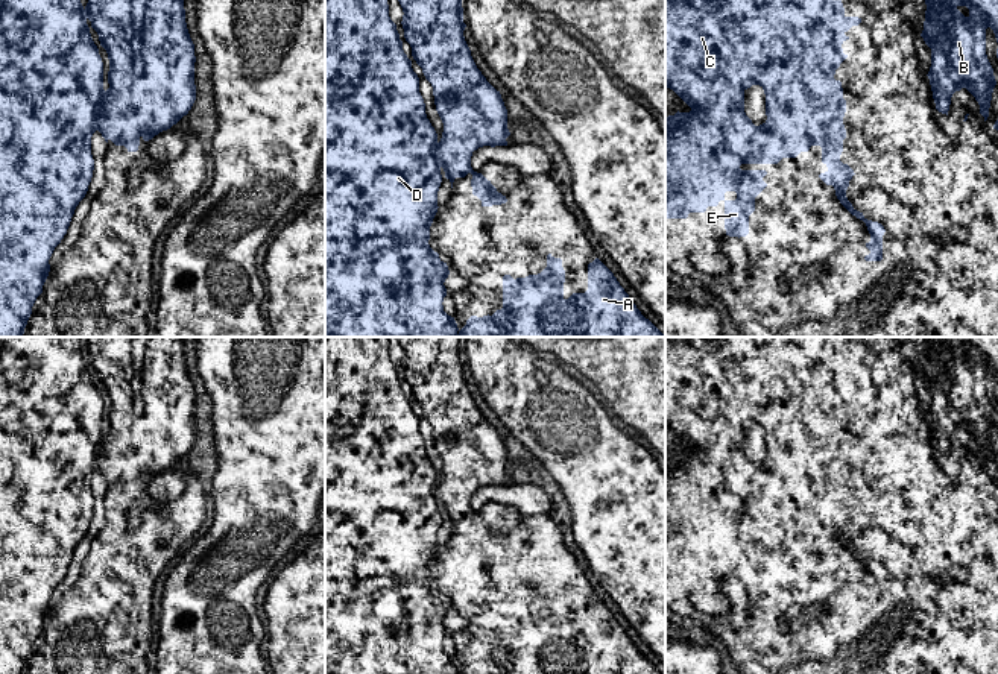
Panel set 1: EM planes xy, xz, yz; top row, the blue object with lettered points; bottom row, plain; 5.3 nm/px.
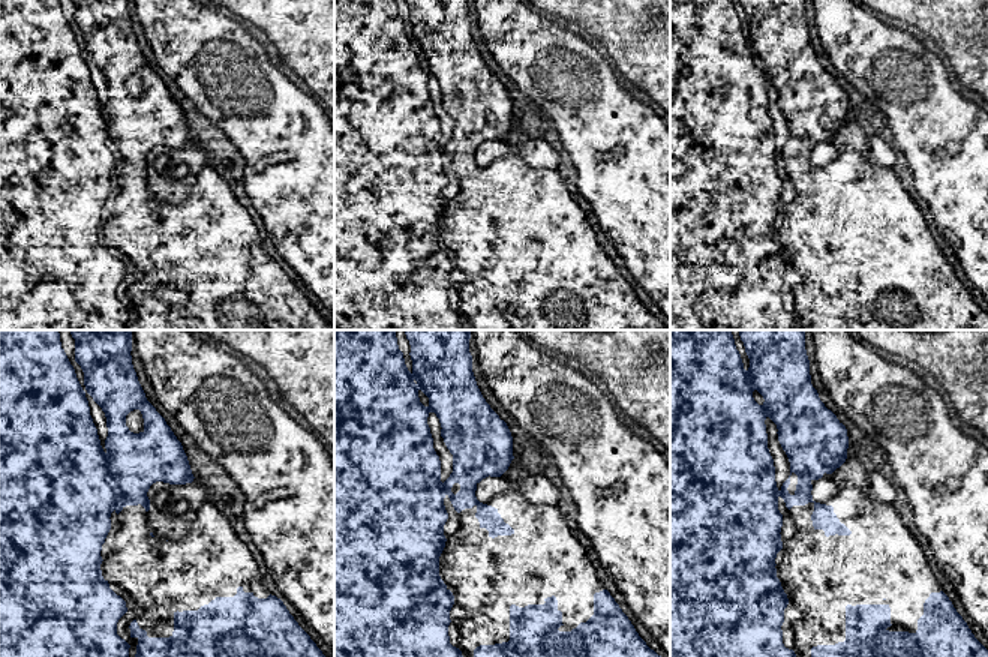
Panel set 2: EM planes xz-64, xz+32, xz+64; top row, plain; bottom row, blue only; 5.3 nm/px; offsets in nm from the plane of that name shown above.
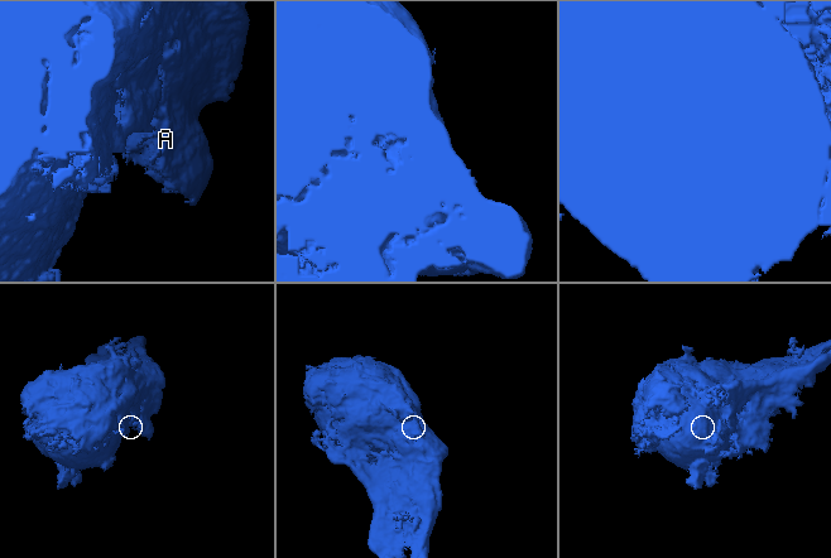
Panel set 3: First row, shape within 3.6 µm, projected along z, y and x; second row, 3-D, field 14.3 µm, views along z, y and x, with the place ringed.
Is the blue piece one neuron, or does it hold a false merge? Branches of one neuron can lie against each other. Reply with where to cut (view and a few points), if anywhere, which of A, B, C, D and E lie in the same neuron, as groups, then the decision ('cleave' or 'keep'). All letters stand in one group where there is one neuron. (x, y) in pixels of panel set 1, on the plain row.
no cut; A B C D E; keep

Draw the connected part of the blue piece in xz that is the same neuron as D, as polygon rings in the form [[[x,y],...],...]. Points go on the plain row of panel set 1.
[[[325,337],[325,674],[662,674],[649,659],[646,659],[629,635],[620,625],[614,613],[595,598],[588,604],[588,630],[585,633],[573,633],[564,638],[565,610],[562,600],[547,595],[547,607],[538,615],[513,619],[510,615],[503,616],[503,648],[492,656],[471,656],[466,665],[459,669],[454,657],[444,651],[444,638],[447,628],[444,625],[450,615],[447,603],[439,598],[430,584],[430,566],[437,553],[437,531],[445,516],[451,522],[456,518],[472,515],[472,534],[482,540],[482,546],[506,543],[507,539],[488,521],[482,513],[471,507],[472,492],[483,486],[507,486],[506,478],[510,475],[507,469],[507,449],[497,431],[477,408],[471,390],[465,381],[463,348],[460,337],[398,337],[403,348],[404,378],[412,387],[412,396],[422,408],[425,419],[433,427],[436,451],[444,463],[442,478],[437,478],[434,468],[425,454],[425,443],[419,433],[419,417],[412,408],[412,401],[403,390],[403,381],[396,370],[396,364],[389,357],[389,345],[386,337]]]

